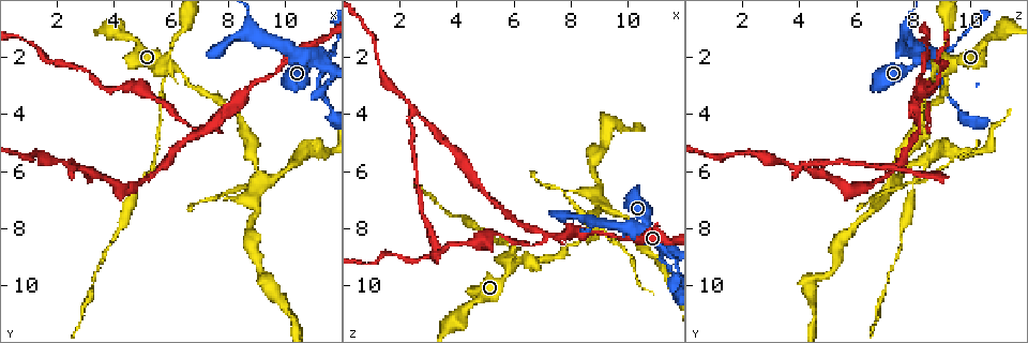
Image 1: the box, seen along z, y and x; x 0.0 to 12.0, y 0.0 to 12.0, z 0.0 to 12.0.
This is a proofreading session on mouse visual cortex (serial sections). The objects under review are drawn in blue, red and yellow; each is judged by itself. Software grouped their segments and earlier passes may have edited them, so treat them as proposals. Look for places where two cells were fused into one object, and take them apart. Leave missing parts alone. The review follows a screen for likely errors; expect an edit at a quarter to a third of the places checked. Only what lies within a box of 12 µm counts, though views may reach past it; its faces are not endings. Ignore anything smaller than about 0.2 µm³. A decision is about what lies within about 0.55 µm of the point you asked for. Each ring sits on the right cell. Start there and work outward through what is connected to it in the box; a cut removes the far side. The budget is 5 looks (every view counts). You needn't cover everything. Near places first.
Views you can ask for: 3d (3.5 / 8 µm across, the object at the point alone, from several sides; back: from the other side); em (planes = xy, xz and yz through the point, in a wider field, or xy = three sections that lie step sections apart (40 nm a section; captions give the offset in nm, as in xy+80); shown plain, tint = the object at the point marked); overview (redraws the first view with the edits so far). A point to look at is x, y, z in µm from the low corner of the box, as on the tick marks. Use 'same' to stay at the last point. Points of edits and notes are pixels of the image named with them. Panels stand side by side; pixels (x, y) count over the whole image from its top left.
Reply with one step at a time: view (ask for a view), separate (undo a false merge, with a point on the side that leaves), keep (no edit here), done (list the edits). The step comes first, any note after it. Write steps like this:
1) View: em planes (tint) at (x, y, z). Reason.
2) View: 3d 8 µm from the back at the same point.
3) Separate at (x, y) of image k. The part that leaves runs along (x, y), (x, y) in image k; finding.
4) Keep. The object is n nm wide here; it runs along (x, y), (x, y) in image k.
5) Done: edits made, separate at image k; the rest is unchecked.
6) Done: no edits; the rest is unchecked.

View: 3d 3.5 µm at (11.2, 2.4, 8.7). Thick turns thin.

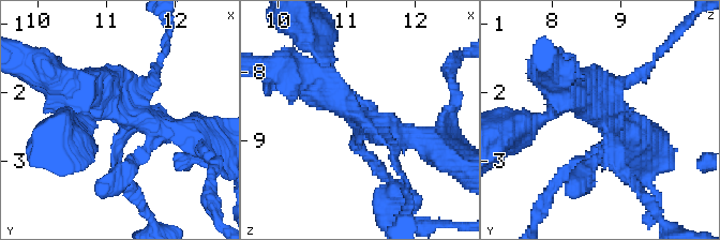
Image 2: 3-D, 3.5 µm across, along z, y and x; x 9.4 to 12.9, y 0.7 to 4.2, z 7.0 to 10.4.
View: em xy step 1 (tint) at (11.30, 2.40, 8.75).

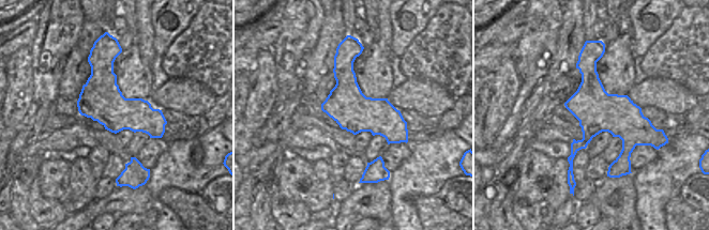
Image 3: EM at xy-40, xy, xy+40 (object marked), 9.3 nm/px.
Keep. The object is 380 nm wide here; it runs along (586, 62), (627, 129), (613, 170) in image 3; one cell here.

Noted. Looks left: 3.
View: 3d 8 µm at (7.2, 4.5, 8.2). Two arms in line, one across.

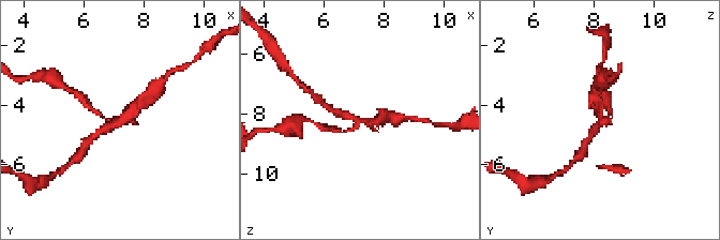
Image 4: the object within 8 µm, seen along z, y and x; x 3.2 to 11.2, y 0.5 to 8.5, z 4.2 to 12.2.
View: 3d 3.5 µm at (7.2, 4.6, 8.2).

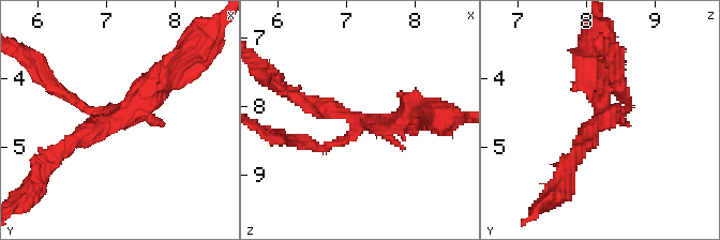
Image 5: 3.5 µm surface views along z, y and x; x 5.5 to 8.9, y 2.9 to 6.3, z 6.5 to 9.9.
Keep. The arms are 150, 250, 250 nm wide; it runs along (170, 69), (115, 122), (62, 148) in image 5; continuous, no second cell.

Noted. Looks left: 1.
Done: no edits; the rest is unchecked.

